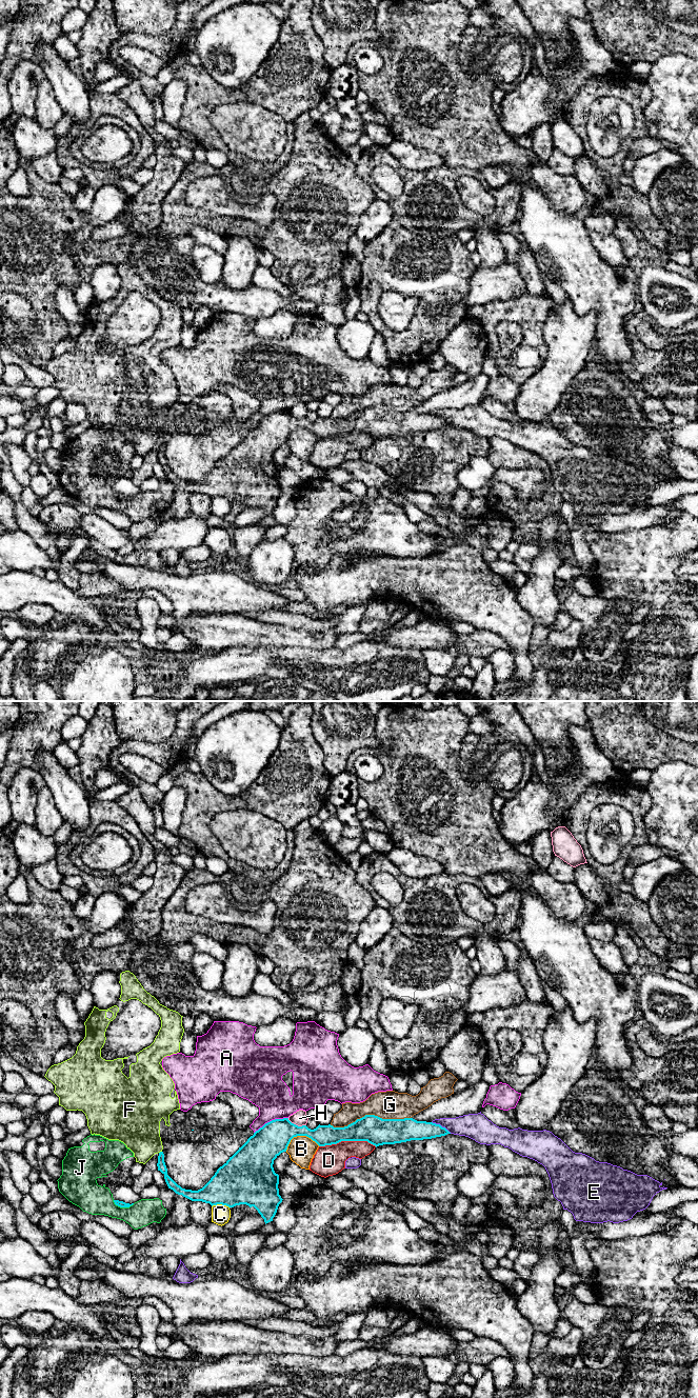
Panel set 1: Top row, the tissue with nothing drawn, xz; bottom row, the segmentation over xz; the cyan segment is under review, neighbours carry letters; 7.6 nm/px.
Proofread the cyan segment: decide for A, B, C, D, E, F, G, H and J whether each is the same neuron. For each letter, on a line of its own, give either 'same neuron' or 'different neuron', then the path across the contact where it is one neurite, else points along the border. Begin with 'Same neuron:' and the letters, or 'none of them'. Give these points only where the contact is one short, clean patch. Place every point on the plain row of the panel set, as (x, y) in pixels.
Same neuron: none of them
A: different neuron
B: different neuron | along xz (319, 438), (305, 428), (295, 428), (285, 443)
C: different neuron
D: different neuron
E: different neuron
F: different neuron | along xz (161, 443), (159, 445)
G: different neuron
H: different neuron
J: different neuron

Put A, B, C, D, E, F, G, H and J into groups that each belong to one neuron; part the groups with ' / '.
A / B / C / D / E / F / G / H / J

